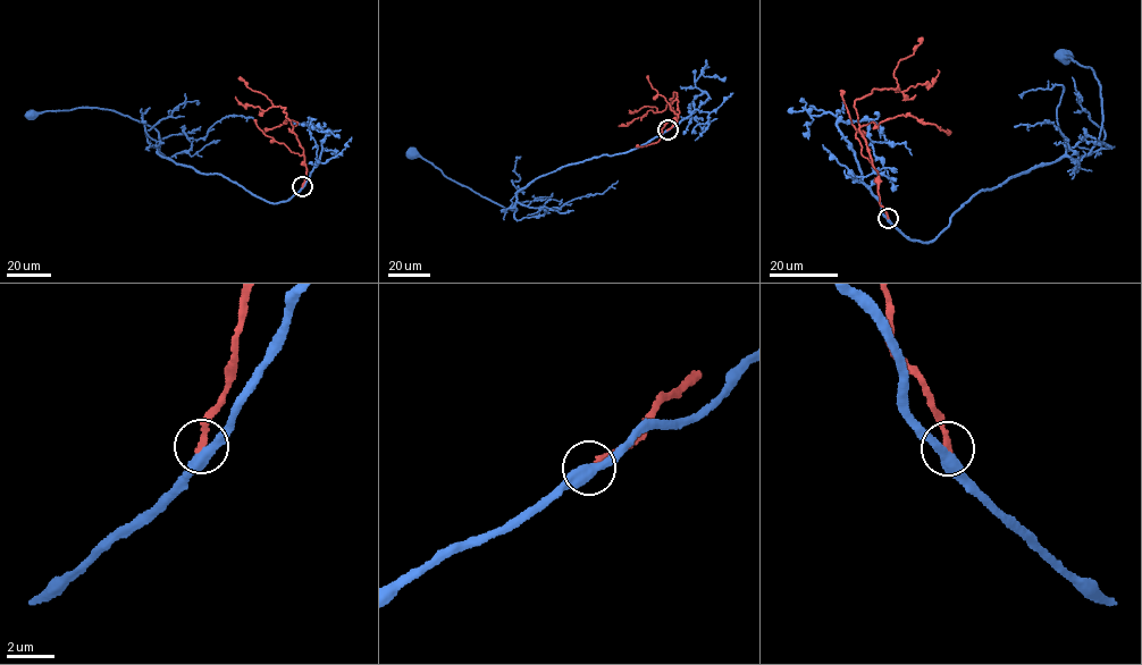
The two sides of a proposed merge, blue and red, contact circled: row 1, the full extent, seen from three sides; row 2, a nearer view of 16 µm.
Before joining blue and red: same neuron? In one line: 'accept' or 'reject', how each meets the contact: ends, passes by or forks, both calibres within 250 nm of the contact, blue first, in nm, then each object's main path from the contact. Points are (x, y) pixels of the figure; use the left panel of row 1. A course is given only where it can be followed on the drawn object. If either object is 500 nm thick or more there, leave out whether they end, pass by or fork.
reject | blue passes by | red ends | 420/240 nm | blue via (302, 186), (287, 200), (268, 202), (223, 176), (161, 157), (158, 132), (111, 110), (31, 115) | red via (302, 186), (307, 171), (303, 149), (283, 111), (285, 107), (271, 107), (263, 110), (241, 104), (235, 97)

